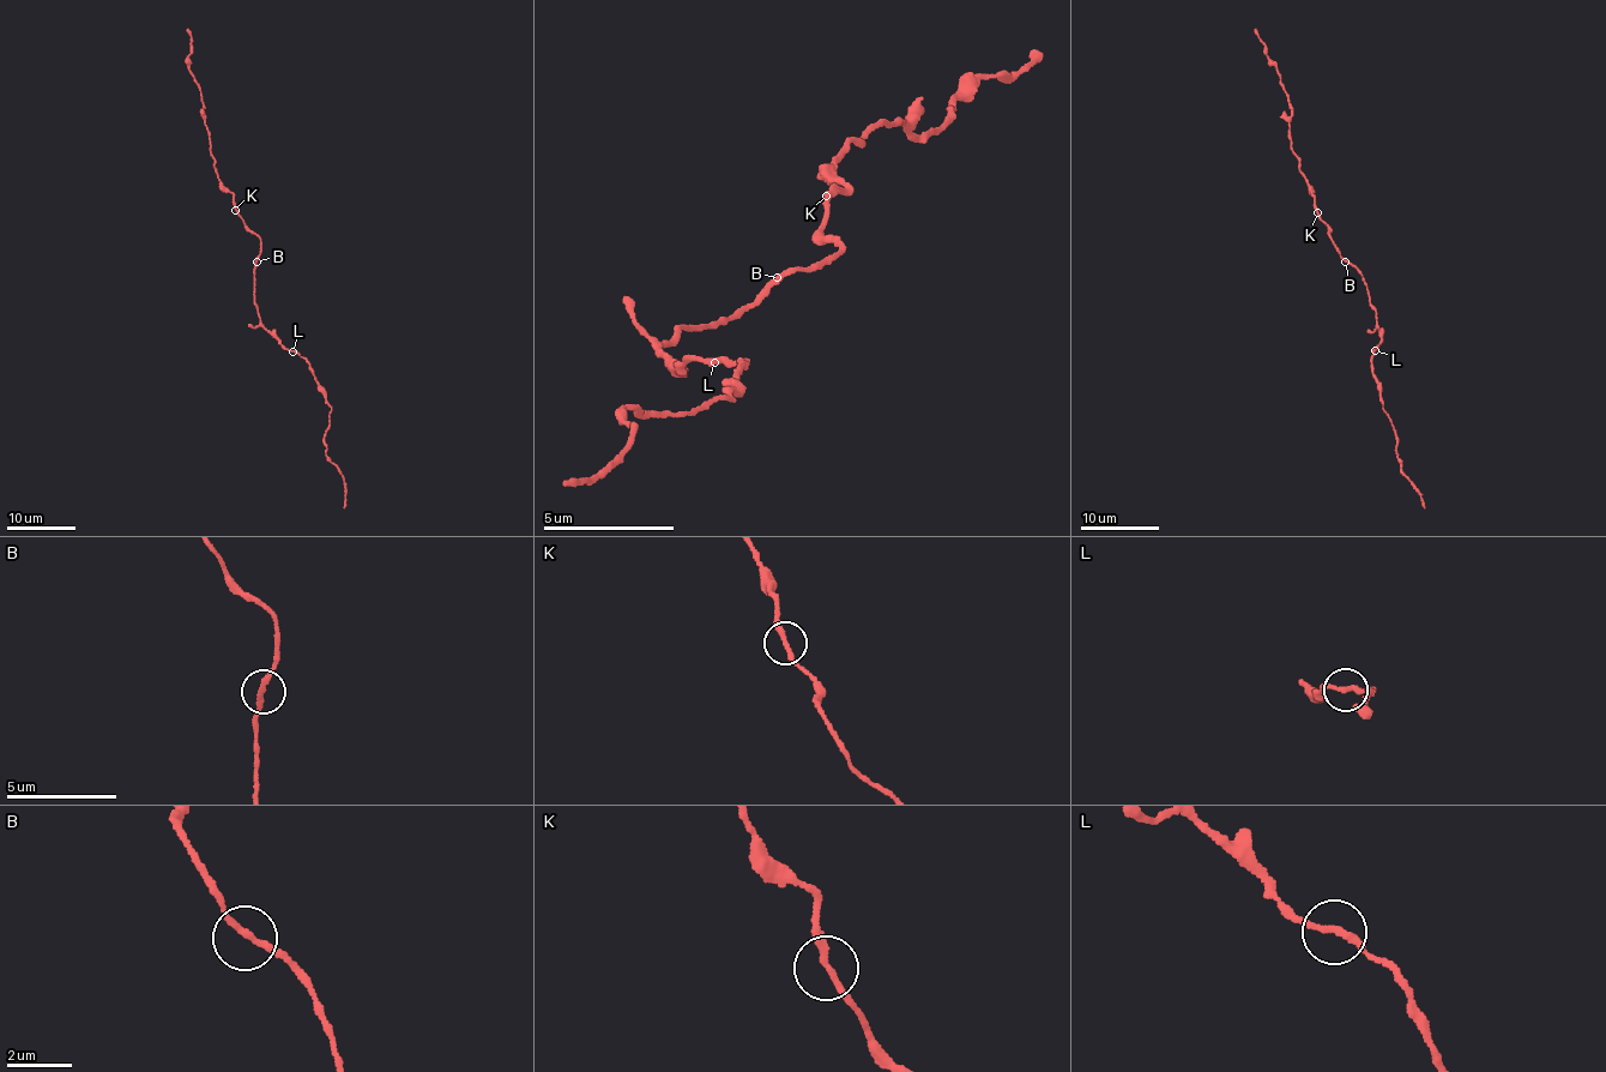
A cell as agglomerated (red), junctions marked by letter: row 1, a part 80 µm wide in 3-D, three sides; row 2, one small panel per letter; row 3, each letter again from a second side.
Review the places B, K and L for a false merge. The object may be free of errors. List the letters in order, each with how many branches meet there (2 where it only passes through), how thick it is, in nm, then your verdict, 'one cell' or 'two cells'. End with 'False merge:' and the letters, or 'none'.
B: 2 branches meet; 220 nm thick; one cell
K: 2 branches meet; 200 nm thick; one cell
L: 2 branches meet; 200 nm thick; one cell
False merge: none

